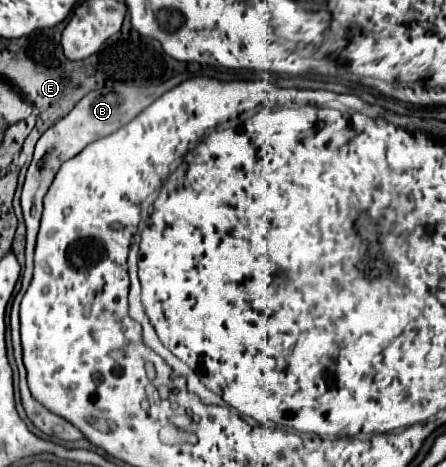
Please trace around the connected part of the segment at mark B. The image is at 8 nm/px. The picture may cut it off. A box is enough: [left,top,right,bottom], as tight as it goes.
[20,82,172,268]

